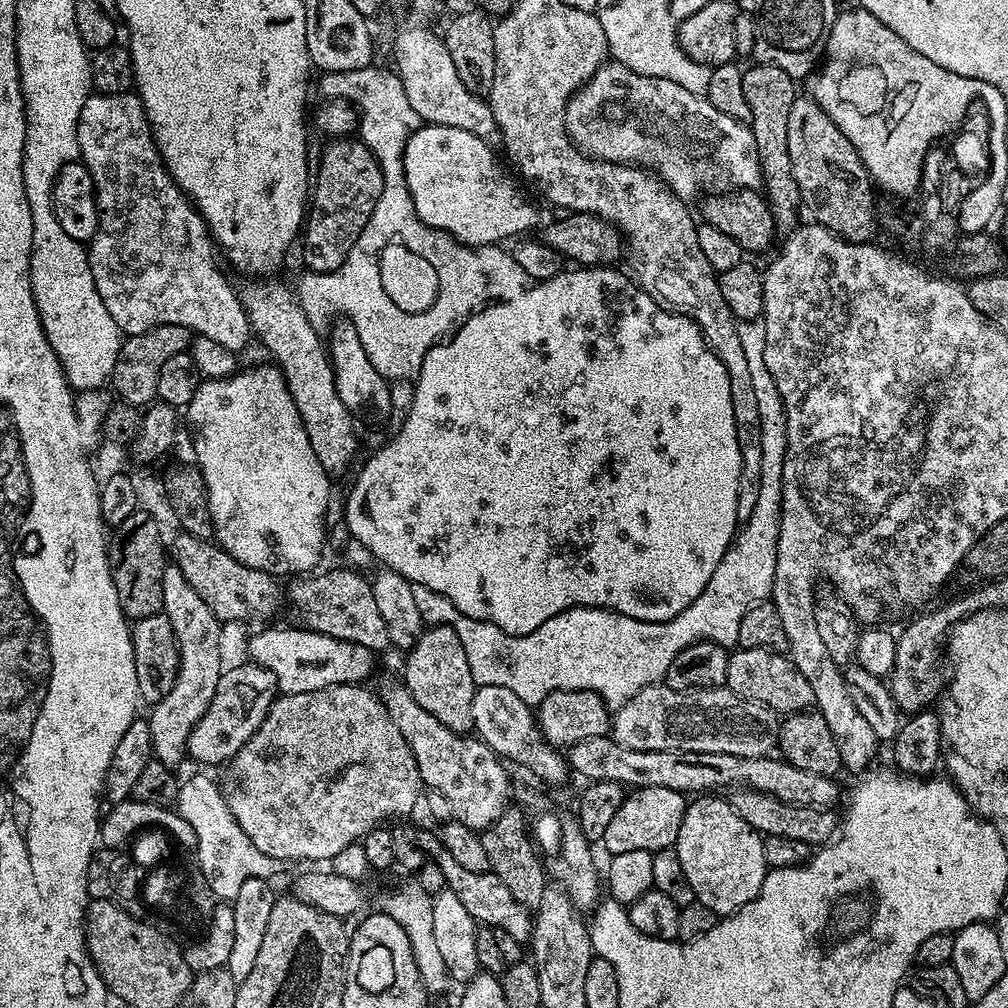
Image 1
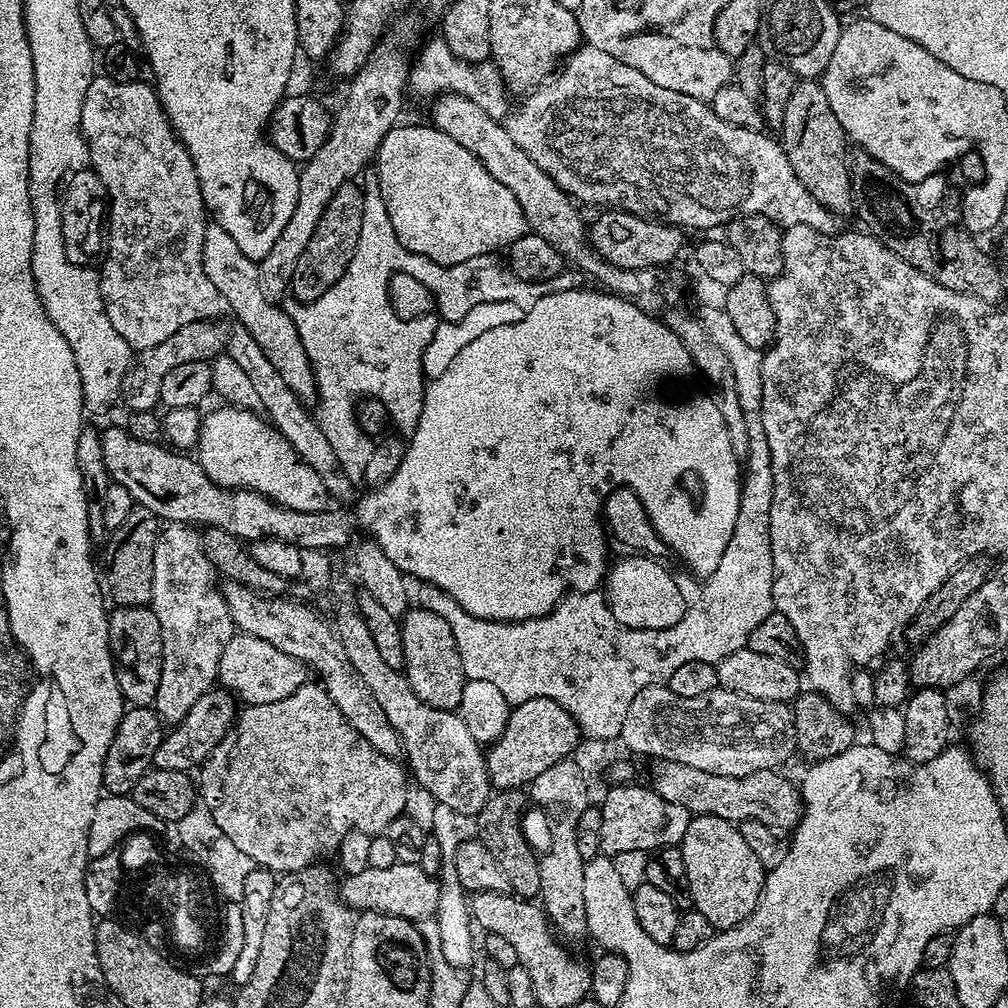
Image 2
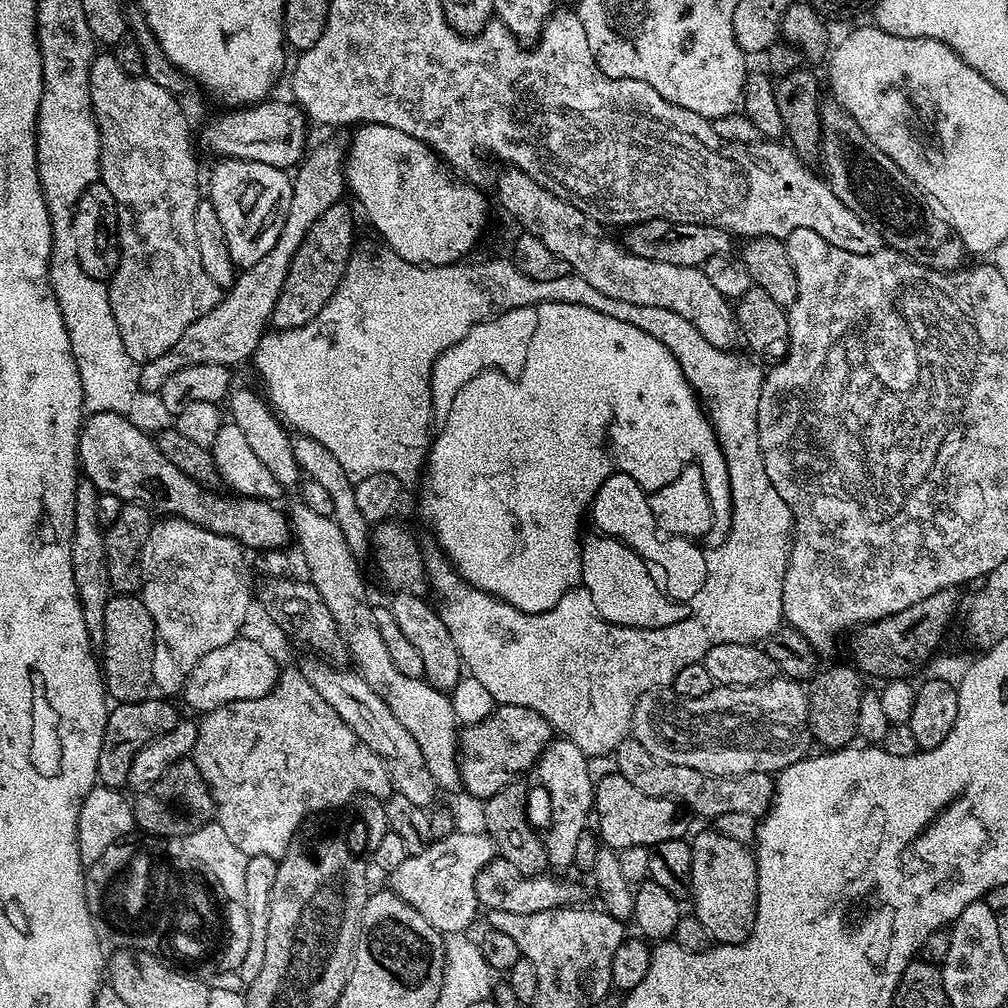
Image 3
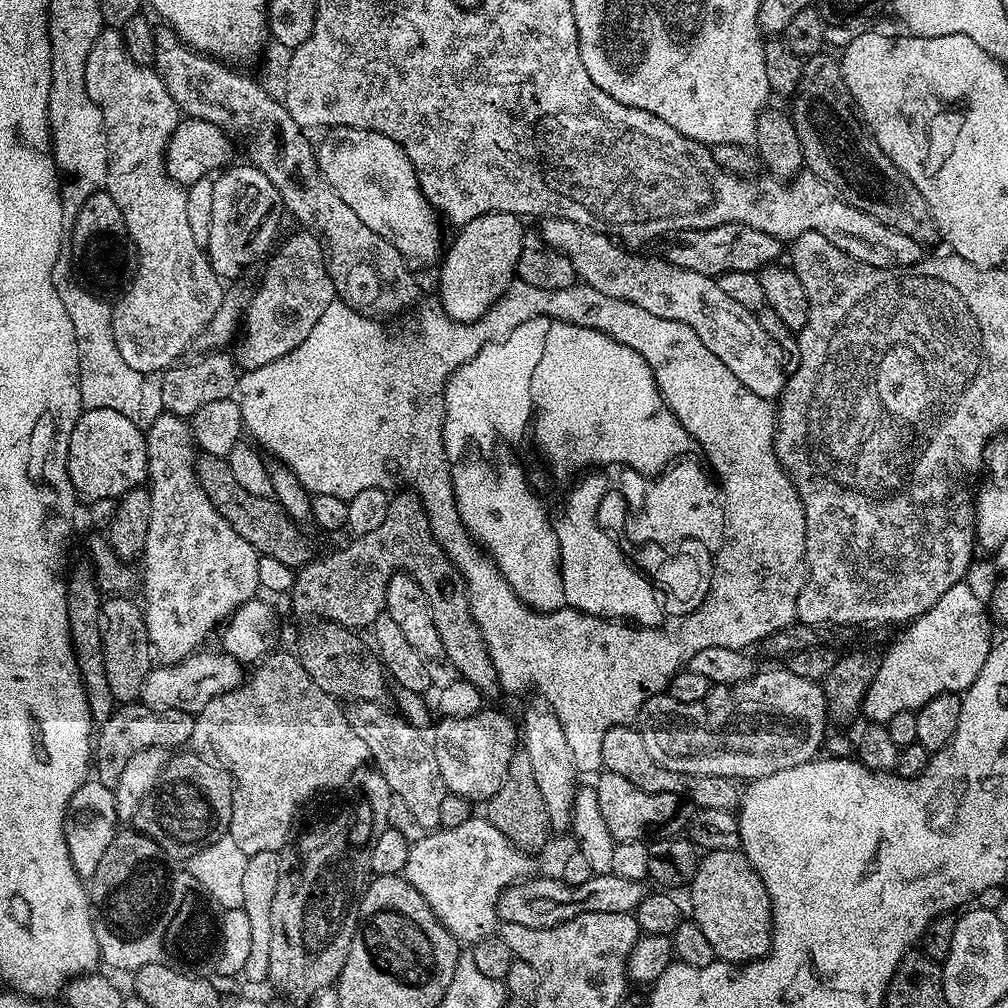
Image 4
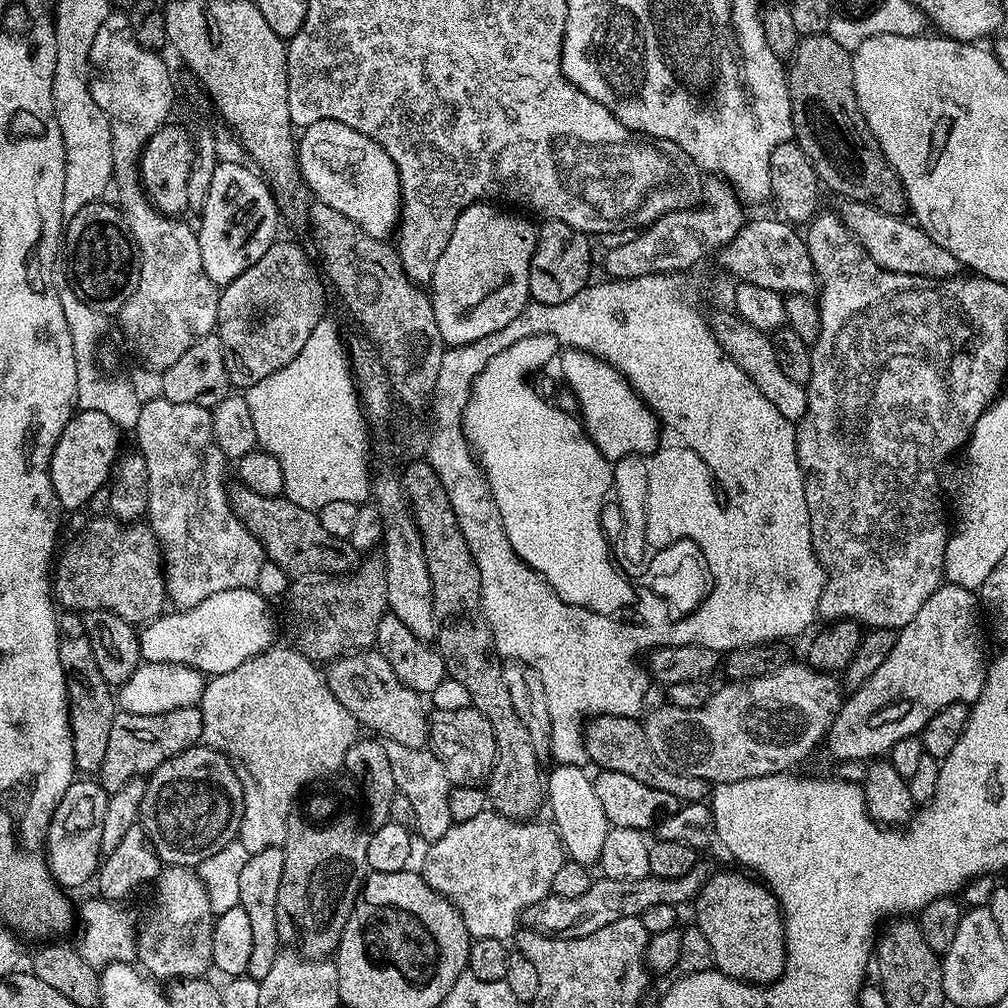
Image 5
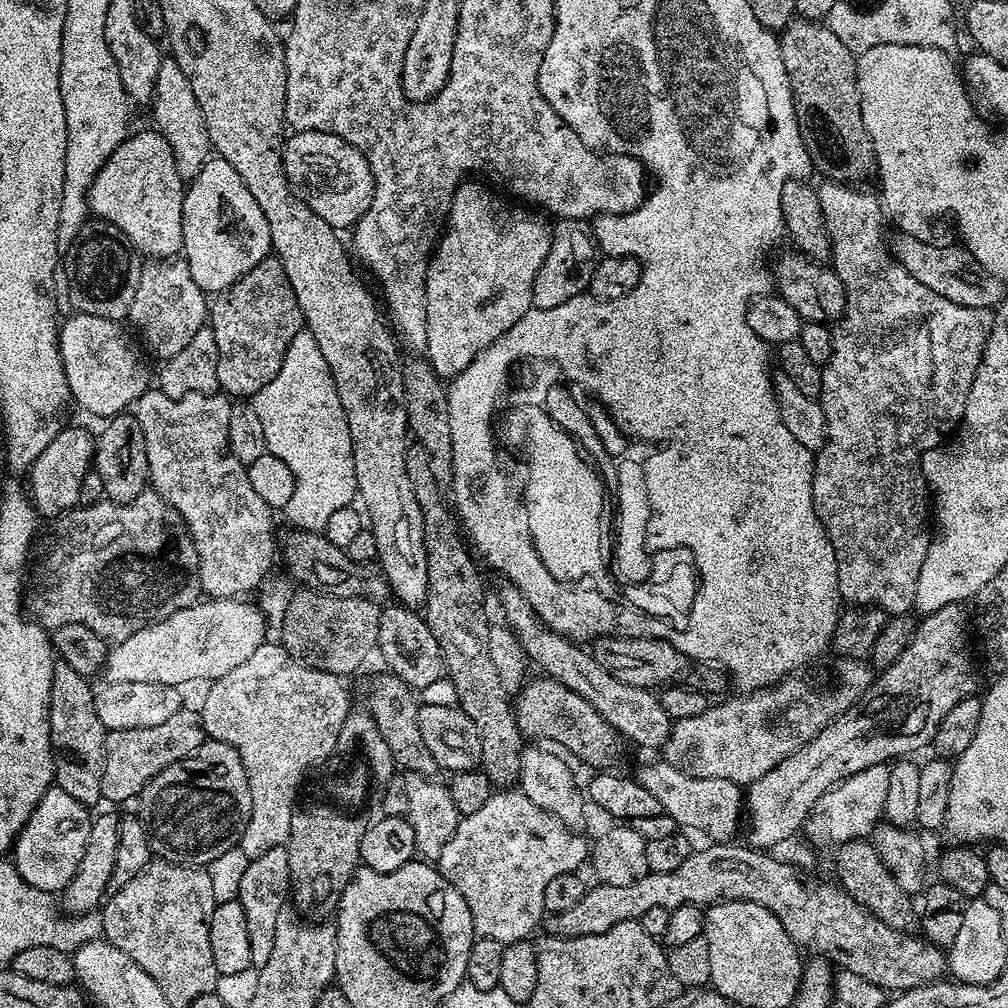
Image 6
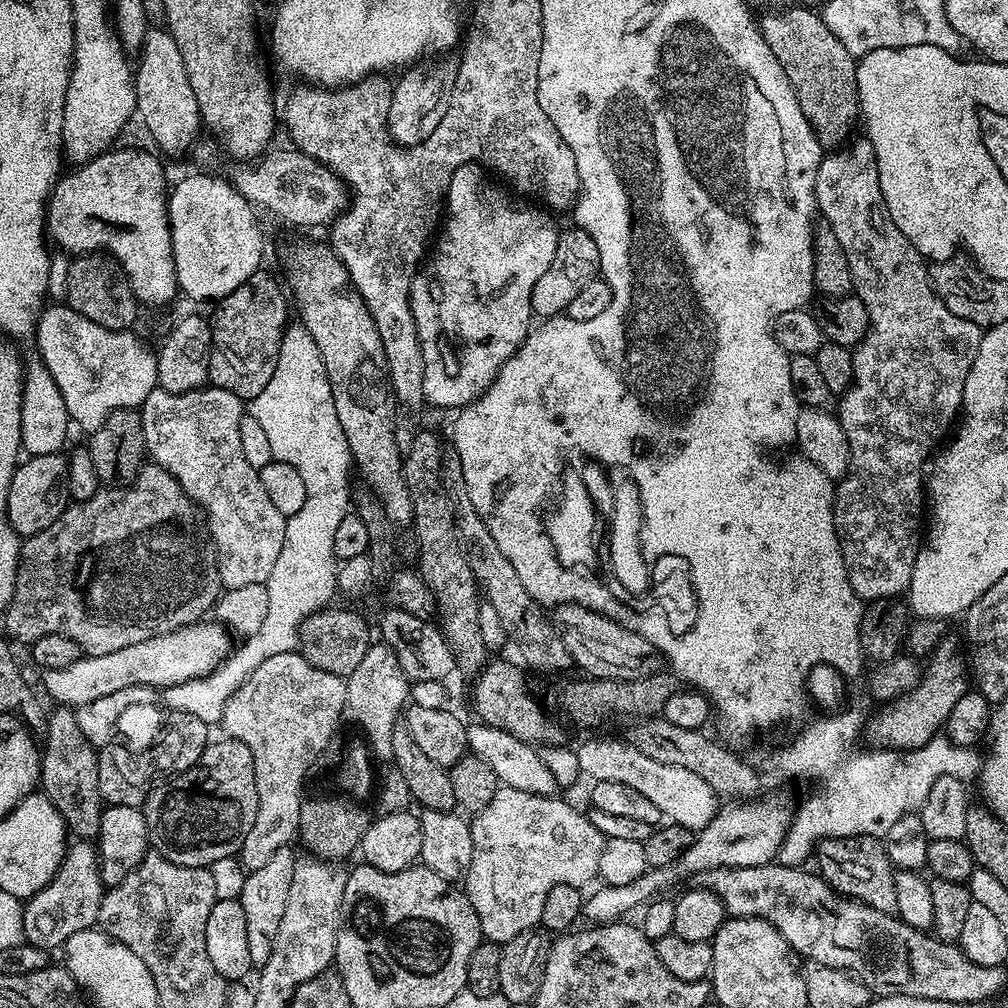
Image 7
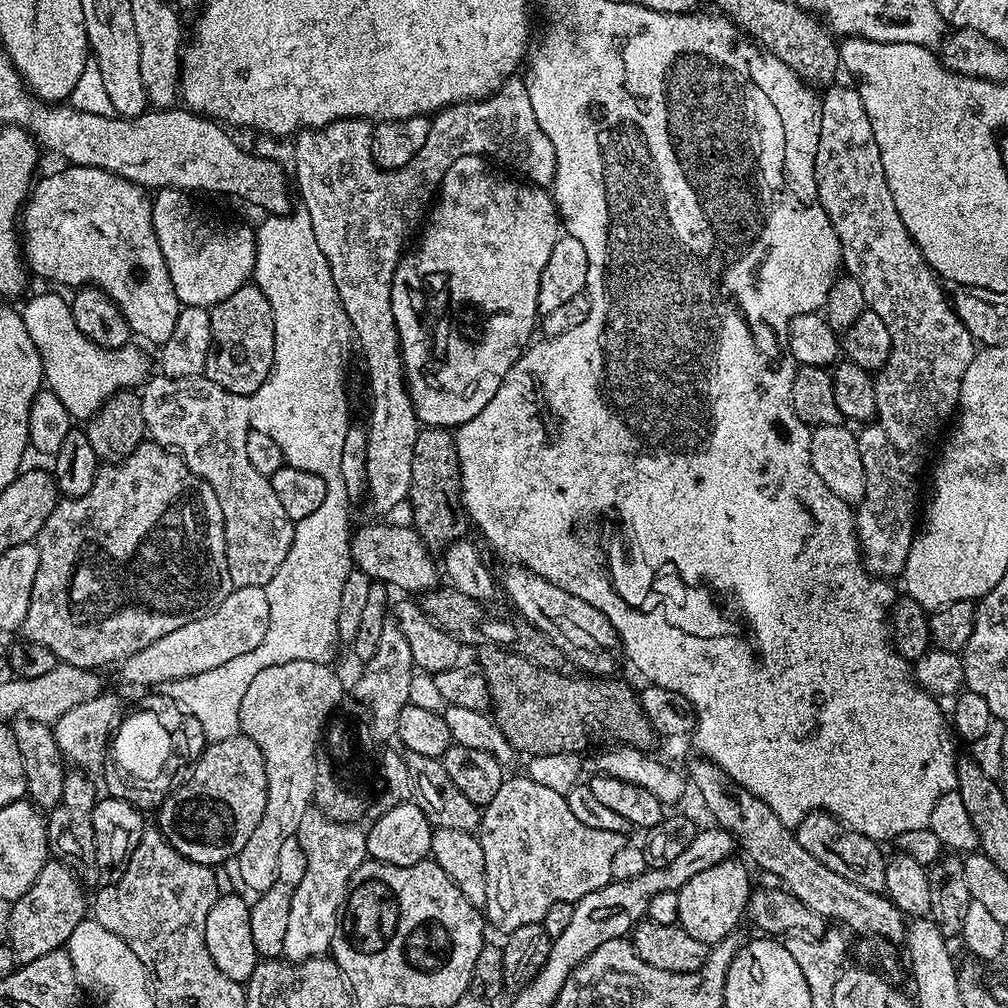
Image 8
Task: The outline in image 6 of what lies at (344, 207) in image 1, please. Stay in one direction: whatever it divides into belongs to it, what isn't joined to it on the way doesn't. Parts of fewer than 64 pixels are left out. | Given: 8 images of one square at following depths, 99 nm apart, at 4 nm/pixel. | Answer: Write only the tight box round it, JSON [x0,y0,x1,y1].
[210,254,305,398]

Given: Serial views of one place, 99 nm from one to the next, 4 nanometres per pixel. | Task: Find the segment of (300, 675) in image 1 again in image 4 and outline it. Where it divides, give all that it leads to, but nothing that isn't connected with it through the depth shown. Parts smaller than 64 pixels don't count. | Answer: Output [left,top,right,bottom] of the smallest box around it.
[140,650,246,714]

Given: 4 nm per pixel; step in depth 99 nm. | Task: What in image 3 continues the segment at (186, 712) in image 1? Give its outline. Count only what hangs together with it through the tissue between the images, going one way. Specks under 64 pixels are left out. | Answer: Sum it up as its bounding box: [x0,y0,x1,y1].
[140,518,254,698]

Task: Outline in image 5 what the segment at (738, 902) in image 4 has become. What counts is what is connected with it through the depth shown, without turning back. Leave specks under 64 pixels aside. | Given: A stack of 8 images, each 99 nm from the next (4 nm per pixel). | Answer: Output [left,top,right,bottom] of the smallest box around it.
[694,872,786,984]

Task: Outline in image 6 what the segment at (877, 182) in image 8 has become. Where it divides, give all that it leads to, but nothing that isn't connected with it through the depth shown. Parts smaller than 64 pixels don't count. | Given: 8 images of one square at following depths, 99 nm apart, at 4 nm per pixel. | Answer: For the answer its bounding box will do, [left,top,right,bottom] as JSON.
[812,182,993,616]

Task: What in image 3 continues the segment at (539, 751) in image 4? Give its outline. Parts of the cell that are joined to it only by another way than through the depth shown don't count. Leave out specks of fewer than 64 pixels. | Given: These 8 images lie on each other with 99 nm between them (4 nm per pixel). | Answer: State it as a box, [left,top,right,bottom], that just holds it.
[534,738,594,870]

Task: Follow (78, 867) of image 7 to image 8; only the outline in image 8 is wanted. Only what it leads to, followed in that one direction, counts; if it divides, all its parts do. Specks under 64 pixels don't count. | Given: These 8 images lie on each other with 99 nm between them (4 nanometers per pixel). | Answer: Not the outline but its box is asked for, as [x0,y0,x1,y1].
[6,858,90,964]

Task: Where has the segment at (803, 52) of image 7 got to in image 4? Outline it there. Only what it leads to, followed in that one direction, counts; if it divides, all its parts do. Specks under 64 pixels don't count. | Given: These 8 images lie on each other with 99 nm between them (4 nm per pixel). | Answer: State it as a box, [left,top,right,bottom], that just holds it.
[790,54,938,246]

